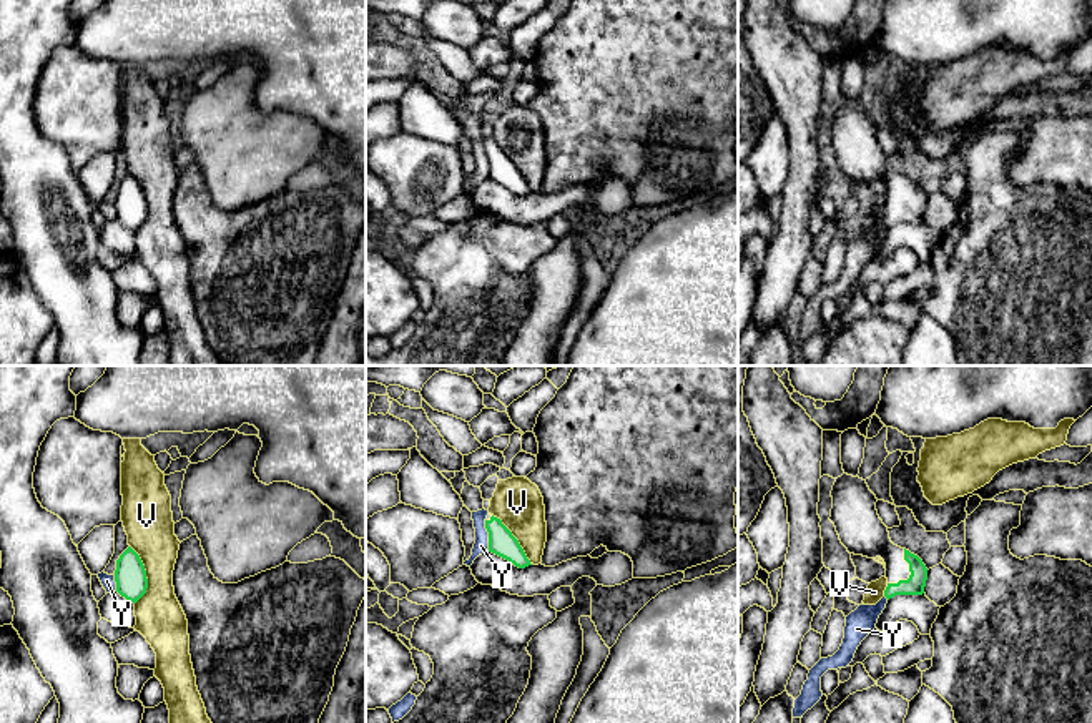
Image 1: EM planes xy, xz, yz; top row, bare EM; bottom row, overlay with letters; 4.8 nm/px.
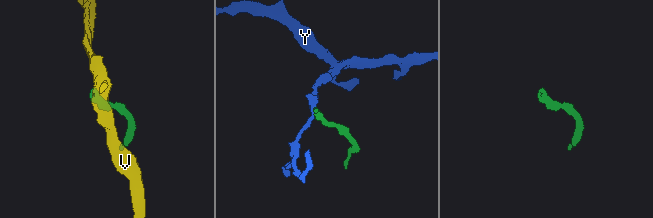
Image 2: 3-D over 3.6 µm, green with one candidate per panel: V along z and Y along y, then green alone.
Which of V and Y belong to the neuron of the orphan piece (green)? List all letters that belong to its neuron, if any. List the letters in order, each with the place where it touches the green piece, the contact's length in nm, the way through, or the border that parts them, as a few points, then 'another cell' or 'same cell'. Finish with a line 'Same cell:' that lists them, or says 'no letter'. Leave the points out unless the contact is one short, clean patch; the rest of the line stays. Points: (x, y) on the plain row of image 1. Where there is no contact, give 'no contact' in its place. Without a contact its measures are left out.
V: meets green in xy at (145, 203); contact 280 nm long; border along xy (130, 173), (138, 183), (147, 206), (147, 220), (135, 231); another cell
Y: meets green in xz at (489, 163); contact 150 nm long; border along xz (484, 148), (489, 178); another cell
Same cell: no letter

